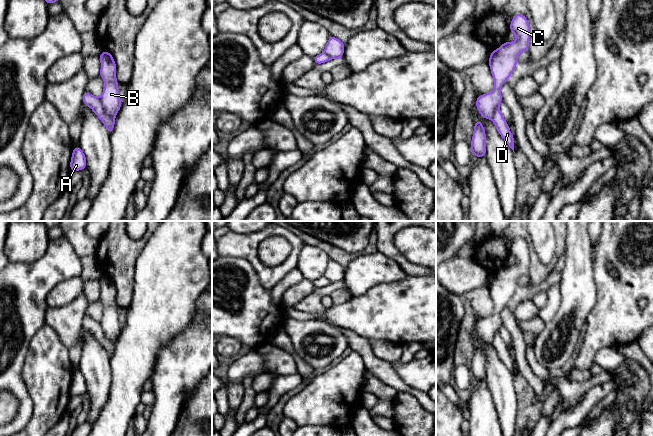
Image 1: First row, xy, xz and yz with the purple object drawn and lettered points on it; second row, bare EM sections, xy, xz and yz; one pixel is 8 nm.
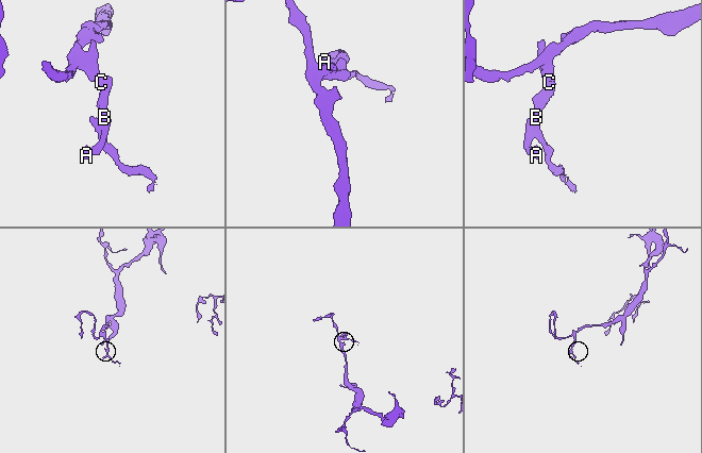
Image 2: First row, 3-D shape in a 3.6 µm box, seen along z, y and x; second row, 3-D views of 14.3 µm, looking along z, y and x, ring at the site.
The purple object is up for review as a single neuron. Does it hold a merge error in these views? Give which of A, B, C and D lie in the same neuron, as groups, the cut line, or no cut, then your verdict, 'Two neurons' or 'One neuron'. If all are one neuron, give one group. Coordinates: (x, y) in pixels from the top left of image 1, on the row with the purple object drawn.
Groups: A B C / D. Split along xy (99, 98), (103, 110), (114, 120). Two neurons

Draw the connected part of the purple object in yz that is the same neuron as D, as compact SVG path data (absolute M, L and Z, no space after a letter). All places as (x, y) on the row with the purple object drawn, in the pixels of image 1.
M499 106L495 108L492 122L496 127L497 131L499 132L500 136L514 152L514 136L511 133L506 120L499 109Z

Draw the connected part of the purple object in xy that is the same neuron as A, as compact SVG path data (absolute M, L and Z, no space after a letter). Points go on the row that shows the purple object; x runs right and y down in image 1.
M79 146L73 147L73 153L70 161L70 170L81 171L85 169L87 166L87 160L84 152L81 150Z

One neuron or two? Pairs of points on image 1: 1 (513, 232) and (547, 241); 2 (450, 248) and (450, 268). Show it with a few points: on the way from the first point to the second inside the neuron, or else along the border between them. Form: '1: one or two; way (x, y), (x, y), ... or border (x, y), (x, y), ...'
1: two; border (527, 231), (535, 254), (539, 259)
2: two; border (457, 254), (446, 260)

